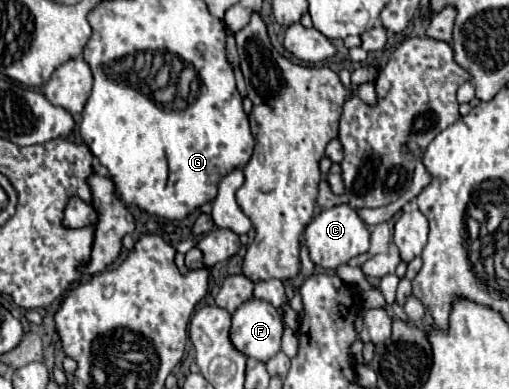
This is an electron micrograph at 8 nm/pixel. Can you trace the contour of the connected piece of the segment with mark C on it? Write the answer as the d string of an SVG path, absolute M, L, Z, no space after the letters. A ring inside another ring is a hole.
M337 205L331 209L321 211L305 229L305 245L309 249L309 257L315 265L323 269L335 271L339 265L347 263L349 259L365 253L369 249L369 229L359 219L359 215L349 205Z

